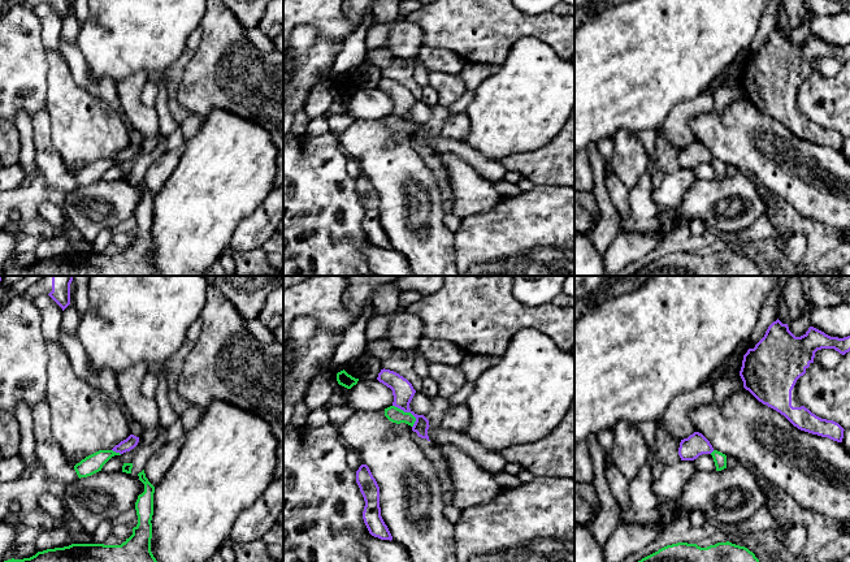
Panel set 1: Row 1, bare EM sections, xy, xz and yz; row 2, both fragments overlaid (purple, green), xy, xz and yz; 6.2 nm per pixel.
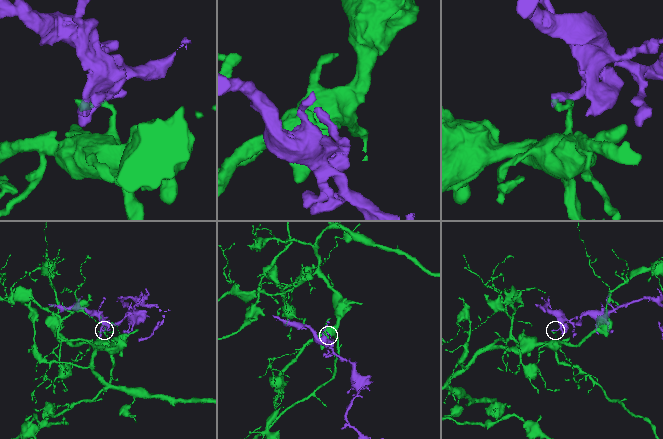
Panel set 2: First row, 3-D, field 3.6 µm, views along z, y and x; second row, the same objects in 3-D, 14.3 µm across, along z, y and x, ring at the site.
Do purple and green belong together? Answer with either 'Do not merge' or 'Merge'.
Do not merge

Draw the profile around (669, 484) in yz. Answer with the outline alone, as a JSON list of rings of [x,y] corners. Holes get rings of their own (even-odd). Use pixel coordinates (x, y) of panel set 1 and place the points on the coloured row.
[[[680,461],[667,466],[662,476],[654,480],[652,490],[663,501],[676,500],[695,472],[697,470],[691,461]]]

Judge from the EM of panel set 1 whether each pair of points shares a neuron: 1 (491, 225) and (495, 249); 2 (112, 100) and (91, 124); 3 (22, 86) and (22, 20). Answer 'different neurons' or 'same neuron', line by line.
1: same neuron
2: different neurons
3: same neuron

